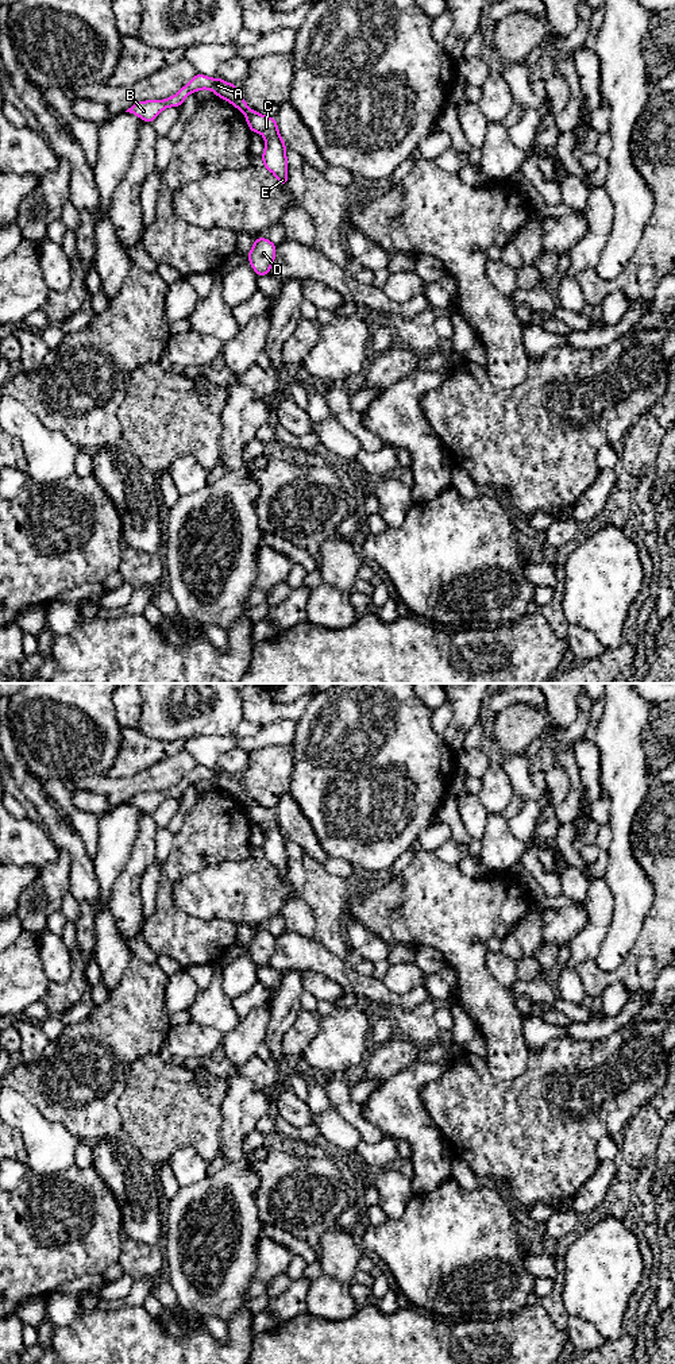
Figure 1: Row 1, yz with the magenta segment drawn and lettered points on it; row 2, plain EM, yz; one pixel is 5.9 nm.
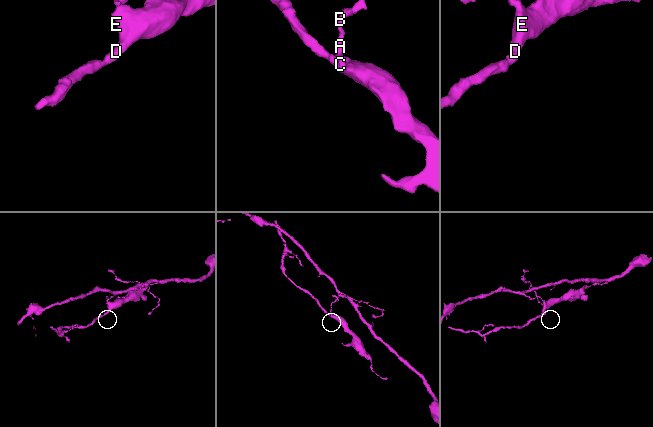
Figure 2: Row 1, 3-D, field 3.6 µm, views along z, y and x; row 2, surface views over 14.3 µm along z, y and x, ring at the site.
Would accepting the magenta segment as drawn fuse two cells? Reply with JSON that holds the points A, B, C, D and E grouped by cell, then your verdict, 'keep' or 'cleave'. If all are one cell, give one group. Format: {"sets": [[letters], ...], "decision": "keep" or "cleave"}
{"sets": [["A", "B"], ["C", "D", "E"]], "decision": "cleave"}

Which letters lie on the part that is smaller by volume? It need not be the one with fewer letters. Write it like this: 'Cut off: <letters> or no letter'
Cut off: C, D, E

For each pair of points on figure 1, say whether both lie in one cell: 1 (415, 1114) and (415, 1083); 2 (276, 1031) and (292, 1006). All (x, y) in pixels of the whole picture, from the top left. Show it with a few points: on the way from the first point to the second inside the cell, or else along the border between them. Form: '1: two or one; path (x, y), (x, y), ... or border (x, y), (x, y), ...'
1: one; path (413, 1106), (413, 1091)
2: one; path (278, 1025), (286, 1012)

